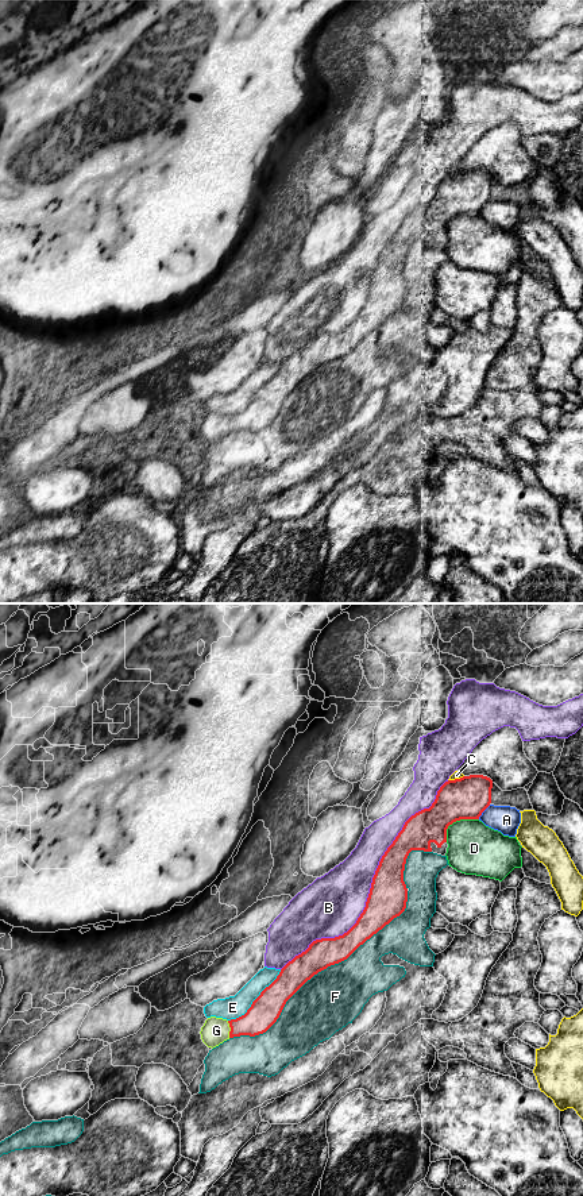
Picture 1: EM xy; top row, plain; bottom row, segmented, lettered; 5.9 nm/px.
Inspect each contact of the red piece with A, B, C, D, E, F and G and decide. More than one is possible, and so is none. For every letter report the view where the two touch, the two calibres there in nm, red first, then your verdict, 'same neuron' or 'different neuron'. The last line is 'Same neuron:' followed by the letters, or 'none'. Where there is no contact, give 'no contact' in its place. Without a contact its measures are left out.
A: xy | 260/160 nm | different neuron
B: xy | 220/340 nm | different neuron
C: xy | 260/50 nm | different neuron
D: xy | 260/300 nm | different neuron
E: xy | 180/140 nm | different neuron
F: xy | 180/360 nm | different neuron
G: xy | 180/160 nm | same neuron
Same neuron: G

